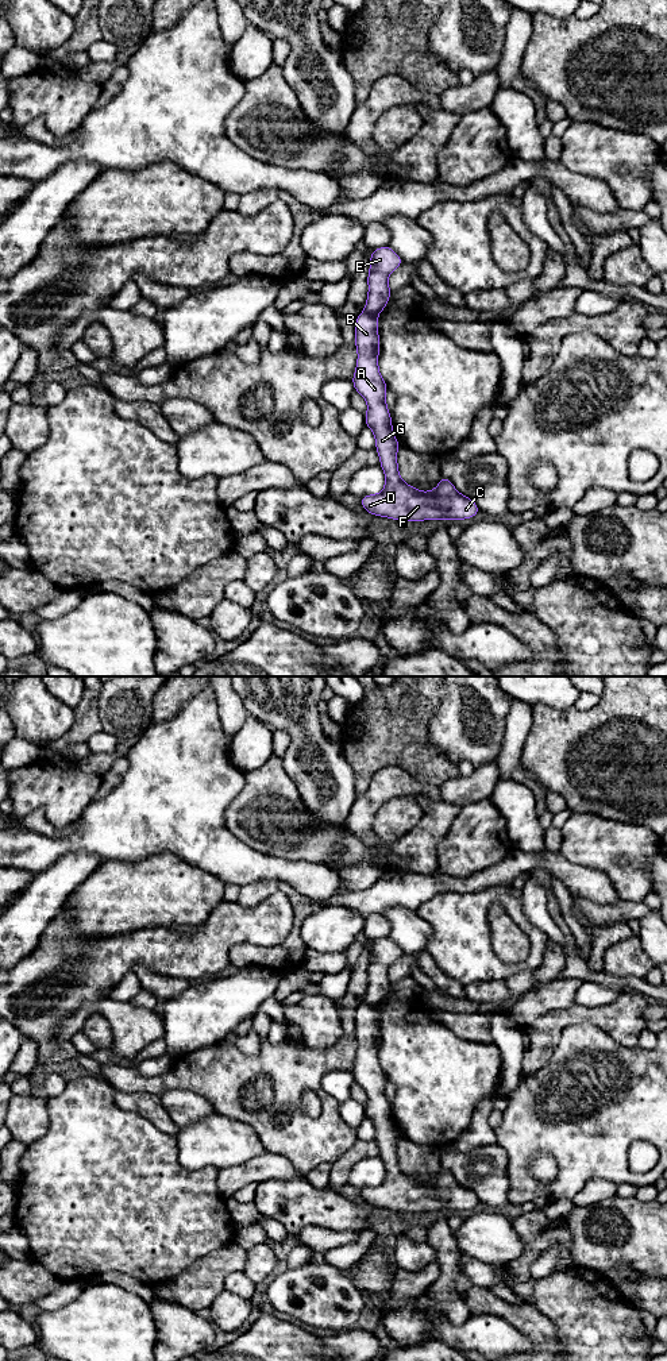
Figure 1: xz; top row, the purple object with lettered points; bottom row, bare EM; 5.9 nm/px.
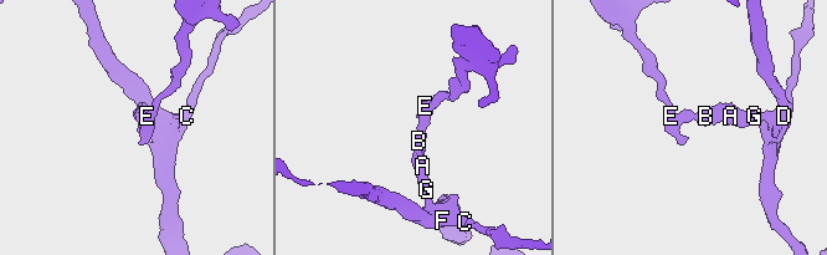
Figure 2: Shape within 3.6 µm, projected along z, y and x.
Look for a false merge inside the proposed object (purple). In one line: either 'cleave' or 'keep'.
cleave

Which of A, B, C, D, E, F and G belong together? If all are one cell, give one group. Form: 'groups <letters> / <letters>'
groups A B C D F G / E

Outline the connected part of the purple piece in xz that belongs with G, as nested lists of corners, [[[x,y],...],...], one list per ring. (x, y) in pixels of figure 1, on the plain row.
[[[363,1002],[355,1011],[358,1044],[352,1076],[367,1094],[366,1118],[375,1129],[379,1157],[386,1175],[378,1185],[361,1190],[363,1200],[375,1207],[401,1212],[466,1211],[481,1204],[474,1191],[460,1185],[452,1173],[442,1167],[431,1183],[421,1183],[405,1175],[398,1164],[398,1131],[394,1129],[392,1107],[386,1098],[388,1076],[378,1059],[379,1026],[378,1006]]]

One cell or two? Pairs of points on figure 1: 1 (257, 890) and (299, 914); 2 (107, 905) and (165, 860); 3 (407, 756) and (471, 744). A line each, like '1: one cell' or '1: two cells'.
1: one cell
2: one cell
3: two cells

